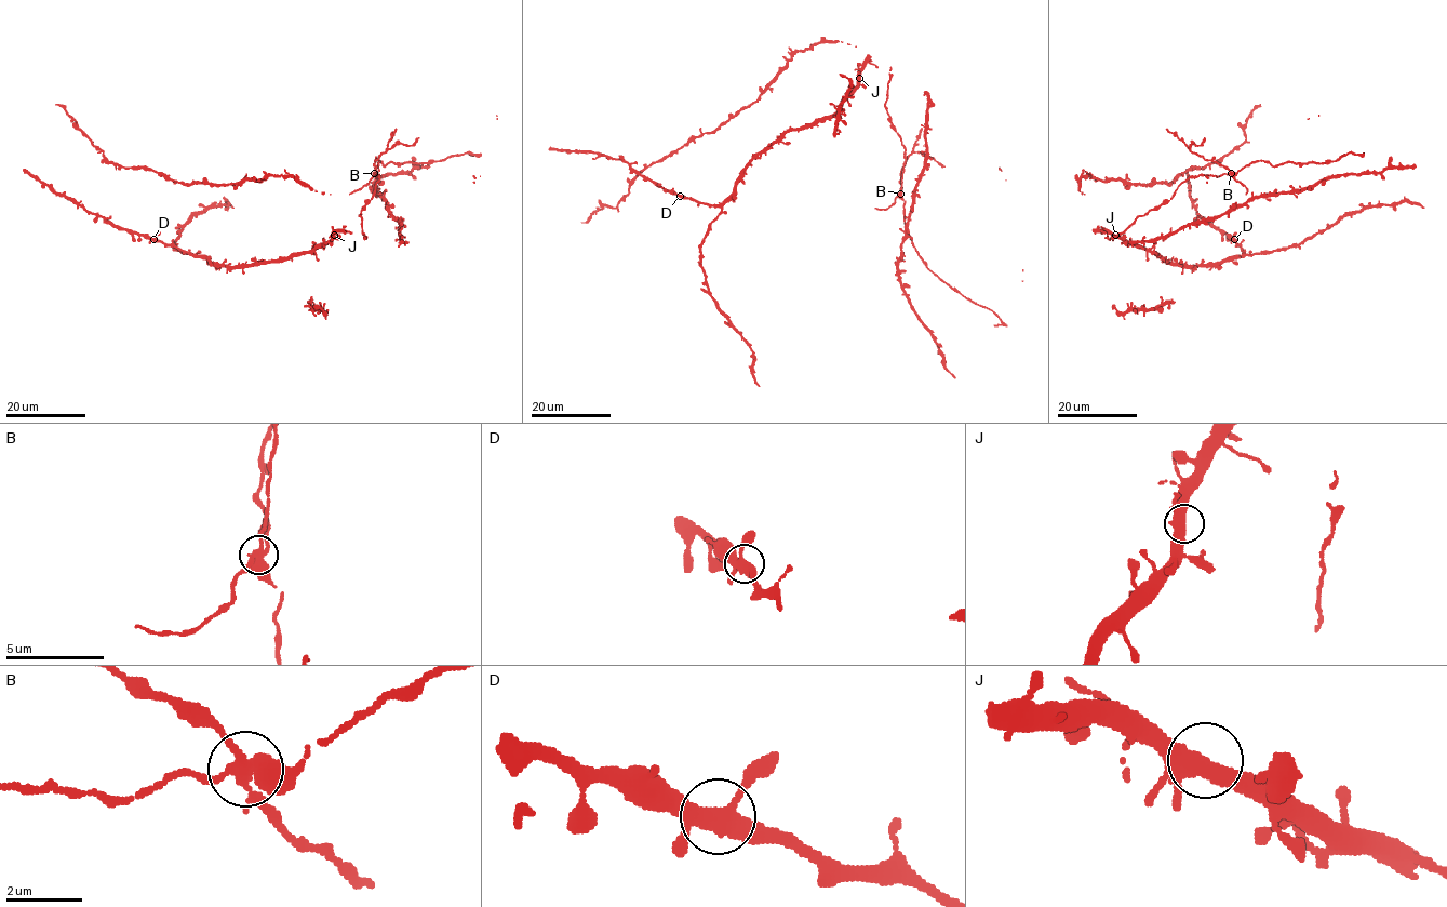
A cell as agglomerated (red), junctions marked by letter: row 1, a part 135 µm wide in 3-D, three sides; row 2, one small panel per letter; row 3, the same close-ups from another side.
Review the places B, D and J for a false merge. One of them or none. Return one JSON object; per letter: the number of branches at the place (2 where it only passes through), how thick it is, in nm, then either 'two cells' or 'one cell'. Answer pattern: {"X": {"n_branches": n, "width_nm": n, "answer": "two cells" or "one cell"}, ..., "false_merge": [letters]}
{"B": {"n_branches": 4, "width_nm": 420, "answer": "two cells"}, "D": {"n_branches": 4, "width_nm": 400, "answer": "one cell"}, "J": {"n_branches": 4, "width_nm": 400, "answer": "one cell"}, "false_merge": ["B"]}

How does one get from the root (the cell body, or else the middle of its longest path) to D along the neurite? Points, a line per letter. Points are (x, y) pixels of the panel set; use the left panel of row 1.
D: (332, 236), (309, 251), (291, 254), (284, 259), (233, 266), (215, 266), (203, 257), (153, 239)

